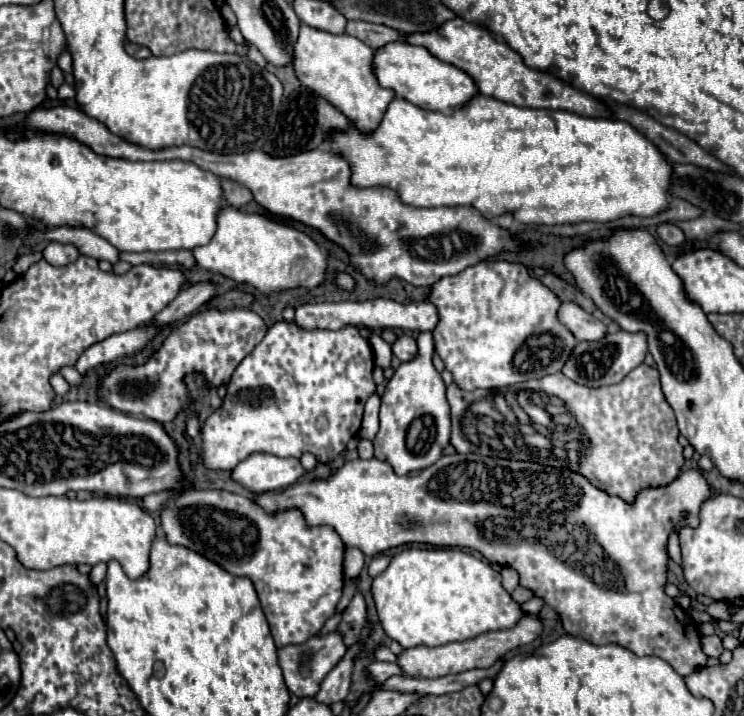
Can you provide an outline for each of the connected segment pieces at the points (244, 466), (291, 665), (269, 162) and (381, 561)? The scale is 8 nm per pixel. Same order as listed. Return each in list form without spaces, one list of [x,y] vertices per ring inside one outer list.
[[[254,453],[232,471],[234,481],[246,487],[252,493],[280,491],[288,485],[294,485],[304,475],[300,459],[276,457],[268,453]]]
[[[328,633],[326,637],[310,637],[306,643],[288,645],[288,647],[280,649],[278,659],[280,659],[280,667],[284,671],[284,681],[286,681],[288,691],[292,695],[296,695],[298,699],[314,697],[318,693],[324,677],[344,659],[344,655],[346,655],[344,643],[340,641],[340,637],[336,637],[336,633]]]
[[[66,105],[36,109],[22,125],[48,133],[66,133],[68,137],[74,137],[80,143],[88,145],[98,155],[122,157],[128,161],[180,159],[194,163],[218,177],[238,181],[240,185],[248,187],[254,199],[270,213],[290,217],[308,227],[314,227],[322,231],[330,241],[342,245],[348,251],[352,265],[356,265],[366,279],[374,279],[378,285],[384,285],[392,277],[398,277],[416,287],[430,287],[440,277],[456,275],[488,255],[496,255],[506,249],[518,249],[518,241],[510,239],[506,231],[492,225],[472,207],[418,209],[404,205],[398,195],[386,187],[350,187],[348,163],[340,155],[334,155],[326,149],[314,149],[292,157],[272,157],[264,151],[220,155],[188,145],[152,151],[124,141],[98,119]]]
[[[378,555],[378,557],[368,565],[368,573],[370,573],[370,577],[376,577],[378,573],[382,573],[382,571],[388,567],[388,563],[390,563],[390,557],[386,557],[386,555]]]

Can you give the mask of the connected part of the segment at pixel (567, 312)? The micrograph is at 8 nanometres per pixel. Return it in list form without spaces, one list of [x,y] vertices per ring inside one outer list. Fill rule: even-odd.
[[[562,303],[560,307],[560,321],[572,329],[578,341],[600,341],[608,335],[608,325],[594,319],[590,313],[580,309],[576,303]]]

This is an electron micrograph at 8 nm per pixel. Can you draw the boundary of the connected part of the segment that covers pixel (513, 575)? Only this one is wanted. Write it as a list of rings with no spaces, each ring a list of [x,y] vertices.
[[[504,567],[500,575],[502,575],[502,587],[504,587],[508,593],[512,593],[512,591],[518,587],[518,573],[516,573],[514,569],[510,569],[510,567]]]

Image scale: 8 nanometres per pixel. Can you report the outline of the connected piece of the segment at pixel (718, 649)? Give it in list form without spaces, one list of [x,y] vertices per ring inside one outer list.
[[[712,635],[712,637],[702,637],[702,651],[708,655],[708,657],[714,657],[718,659],[720,653],[722,653],[722,641],[718,635]]]

